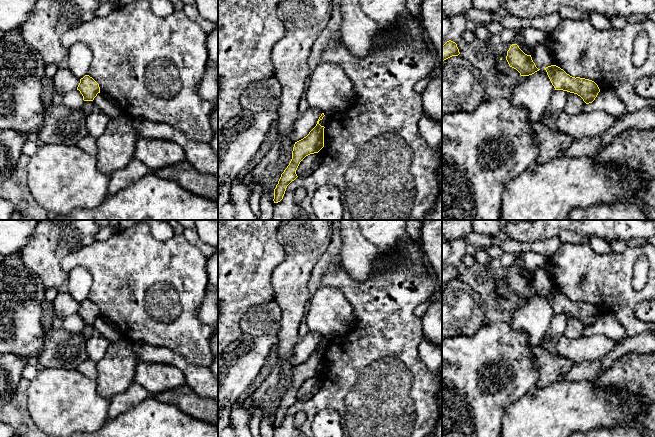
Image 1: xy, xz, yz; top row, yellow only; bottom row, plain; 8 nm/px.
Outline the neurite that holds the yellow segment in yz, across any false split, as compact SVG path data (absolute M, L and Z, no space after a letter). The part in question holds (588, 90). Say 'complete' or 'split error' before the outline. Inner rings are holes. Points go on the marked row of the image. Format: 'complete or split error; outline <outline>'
complete; outline M556 65L544 68L555 90L563 90L580 96L586 104L592 103L600 89L589 79L572 77Z

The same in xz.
complete; outline M324 113L319 117L316 126L303 139L295 142L292 159L281 174L281 177L274 189L274 203L278 203L283 199L287 186L294 181L298 176L296 170L300 162L308 155L318 153L324 147L324 126L319 124L323 119Z

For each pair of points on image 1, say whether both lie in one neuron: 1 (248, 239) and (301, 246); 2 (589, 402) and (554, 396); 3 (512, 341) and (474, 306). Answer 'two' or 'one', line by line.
1: two
2: one
3: two

